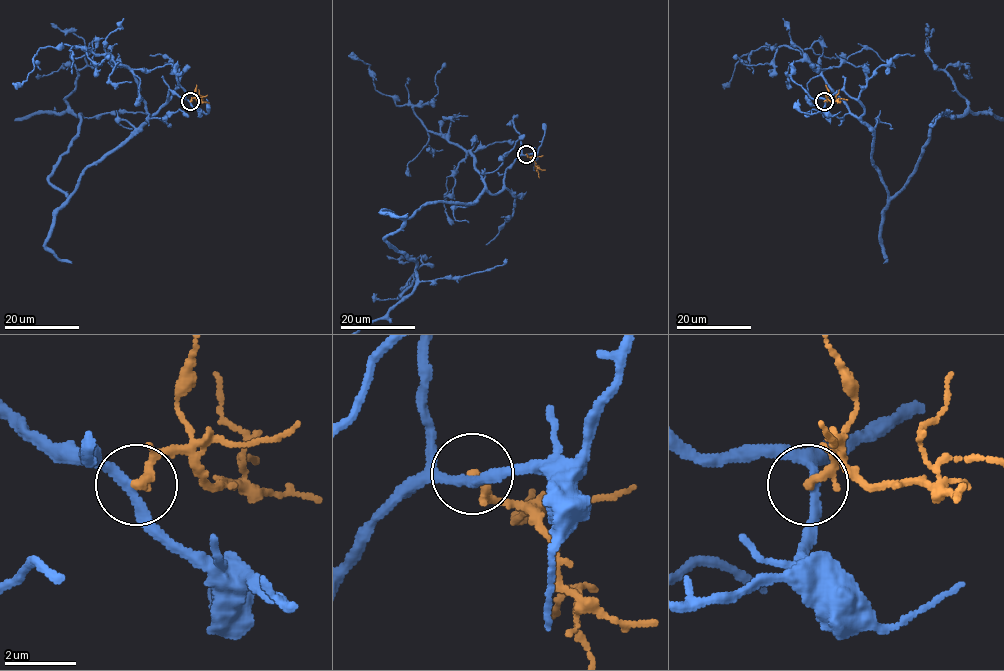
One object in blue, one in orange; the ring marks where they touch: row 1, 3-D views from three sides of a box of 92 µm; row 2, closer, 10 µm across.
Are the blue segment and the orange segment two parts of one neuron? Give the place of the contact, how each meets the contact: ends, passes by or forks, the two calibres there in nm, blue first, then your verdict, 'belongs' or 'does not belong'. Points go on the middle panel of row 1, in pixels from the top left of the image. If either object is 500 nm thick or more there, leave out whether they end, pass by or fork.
(526, 154) | blue passes by | orange ends | 240/240 nm | does not belong

